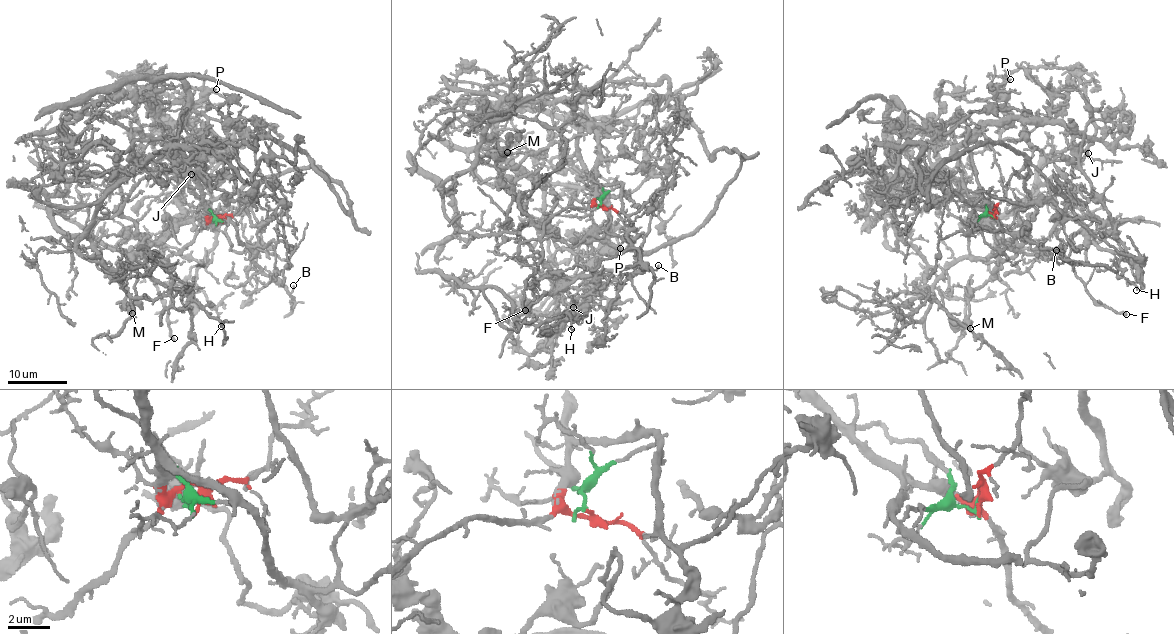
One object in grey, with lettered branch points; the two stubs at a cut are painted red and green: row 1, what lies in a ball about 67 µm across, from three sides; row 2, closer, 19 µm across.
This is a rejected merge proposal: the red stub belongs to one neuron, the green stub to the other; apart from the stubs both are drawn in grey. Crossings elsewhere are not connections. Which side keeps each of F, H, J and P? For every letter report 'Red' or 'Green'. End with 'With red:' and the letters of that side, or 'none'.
F: Red
H: Green
J: Green
P: Green
With red: F

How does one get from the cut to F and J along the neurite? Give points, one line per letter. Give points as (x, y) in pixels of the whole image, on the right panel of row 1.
F: (994, 216), (995, 210), (1003, 240), (1012, 249), (1043, 258), (1062, 257), (1096, 300), (1126, 314)
J: (994, 216), (962, 185), (956, 111), (940, 142), (1020, 139), (1030, 115), (1057, 121), (1089, 153)

